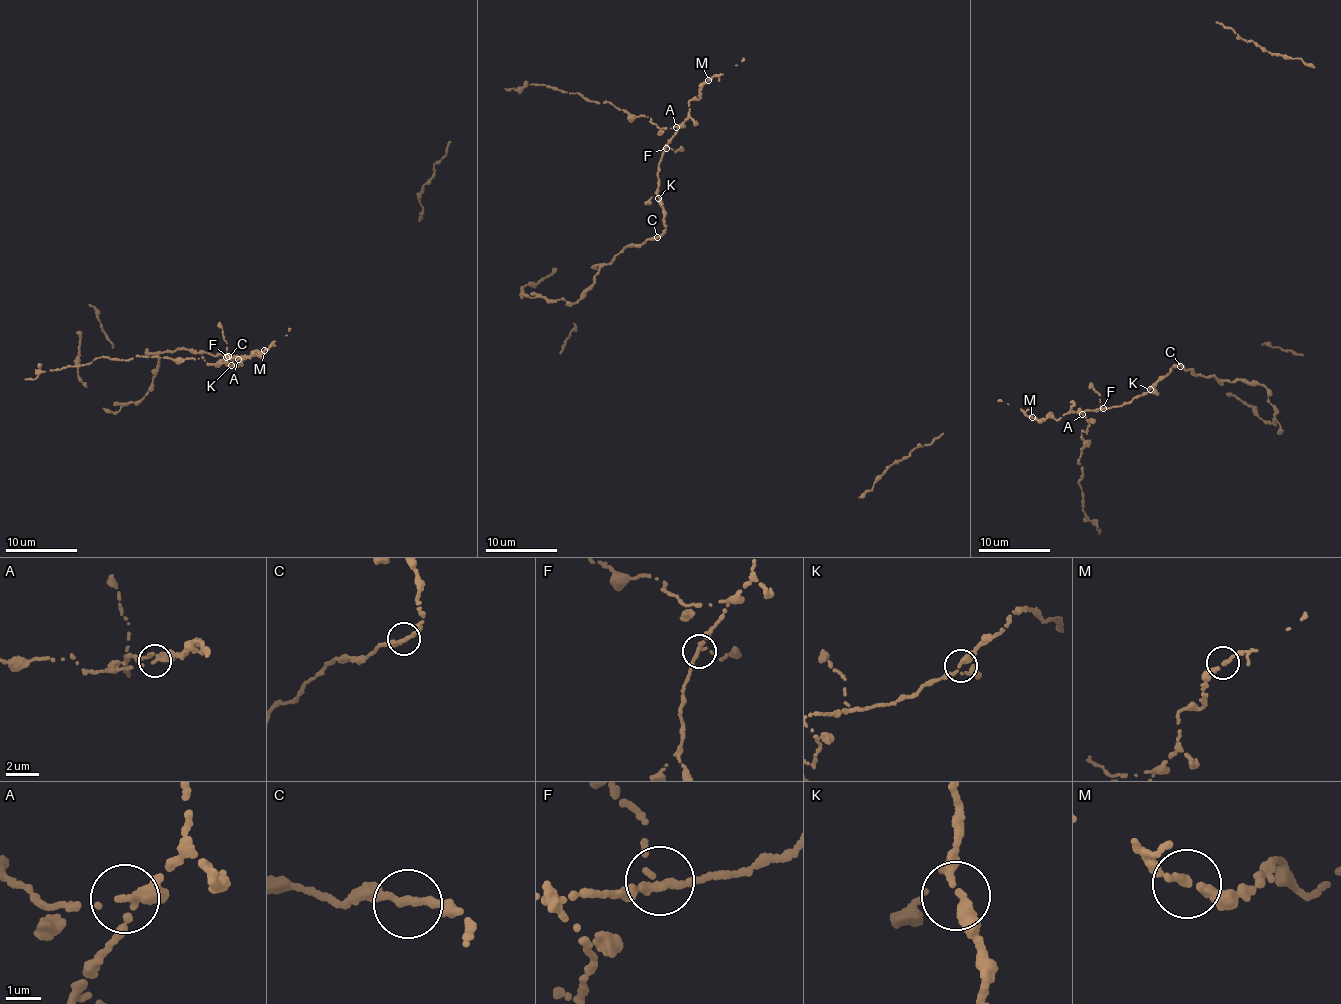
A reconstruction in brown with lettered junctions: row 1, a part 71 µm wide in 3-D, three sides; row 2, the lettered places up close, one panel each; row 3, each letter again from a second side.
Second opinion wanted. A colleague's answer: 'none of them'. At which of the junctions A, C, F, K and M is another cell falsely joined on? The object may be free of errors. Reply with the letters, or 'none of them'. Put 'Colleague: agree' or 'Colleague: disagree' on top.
Colleague: disagree
A

